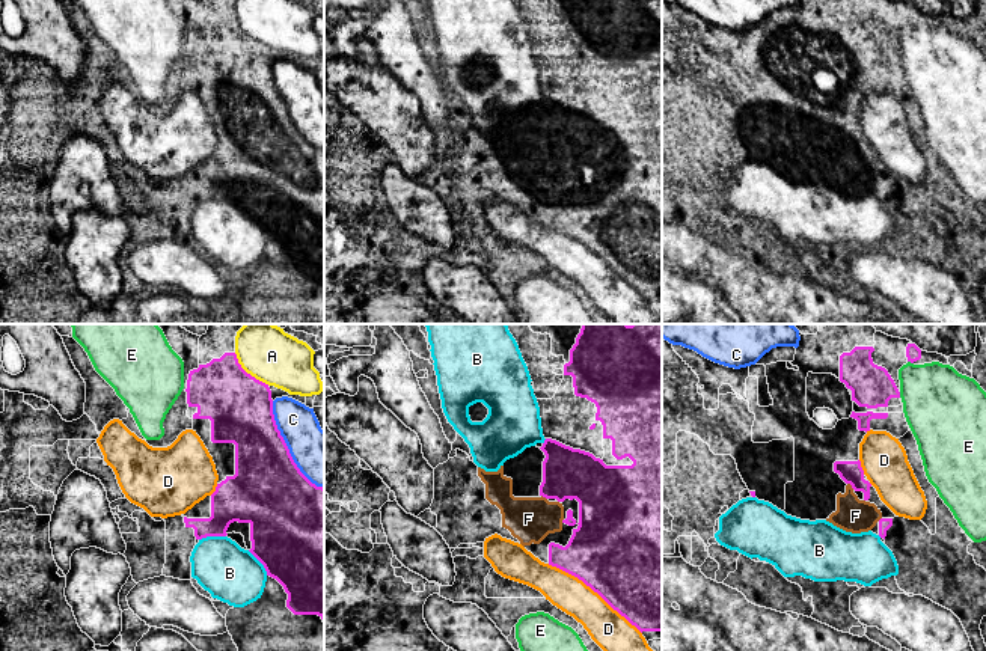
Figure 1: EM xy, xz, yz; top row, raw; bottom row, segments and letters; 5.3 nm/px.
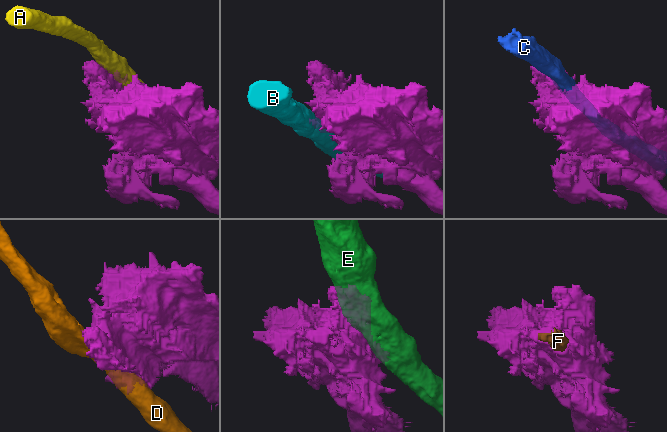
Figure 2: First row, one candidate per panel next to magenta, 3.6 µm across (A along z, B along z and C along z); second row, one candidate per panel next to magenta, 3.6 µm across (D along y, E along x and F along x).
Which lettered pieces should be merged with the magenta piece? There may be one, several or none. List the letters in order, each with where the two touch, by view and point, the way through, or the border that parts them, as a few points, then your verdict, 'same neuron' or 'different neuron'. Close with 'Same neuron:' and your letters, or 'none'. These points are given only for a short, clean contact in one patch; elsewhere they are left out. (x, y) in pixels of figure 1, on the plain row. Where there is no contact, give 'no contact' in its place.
A: xy (249, 36) | different neuron
B: xy (211, 198) | different neuron
C: xy (287, 110) | different neuron
D: xz (594, 253) | different neuron
E: yz (911, 24) | different neuron
F: yz (851, 146) | across yz (851, 134), (851, 146), (849, 172), (855, 178) | same neuron
Same neuron: F

